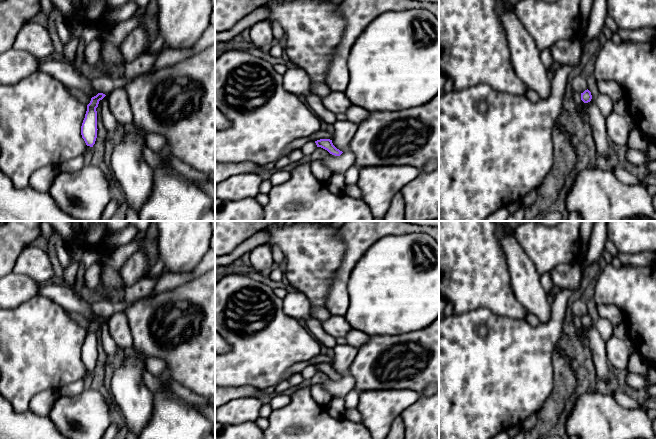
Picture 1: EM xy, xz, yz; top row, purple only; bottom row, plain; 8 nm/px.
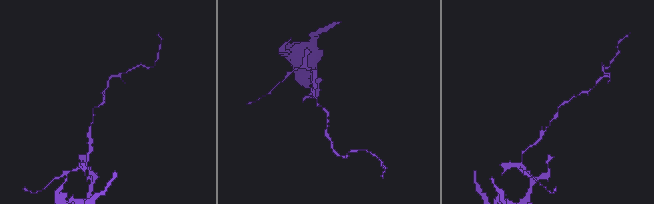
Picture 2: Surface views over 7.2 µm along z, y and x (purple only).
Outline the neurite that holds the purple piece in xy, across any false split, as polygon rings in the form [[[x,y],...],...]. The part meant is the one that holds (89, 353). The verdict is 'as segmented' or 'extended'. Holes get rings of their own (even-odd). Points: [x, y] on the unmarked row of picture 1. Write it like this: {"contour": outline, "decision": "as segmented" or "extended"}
{"contour": [[[98,317],[91,322],[90,327],[87,329],[85,342],[81,350],[81,359],[87,370],[93,371],[97,362],[97,335],[99,325],[106,319]]], "decision": "as segmented"}

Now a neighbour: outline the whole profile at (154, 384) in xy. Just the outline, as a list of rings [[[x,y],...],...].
[[[147,370],[143,372],[143,382],[153,394],[162,389],[162,382],[159,377],[152,375]]]

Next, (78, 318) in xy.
[[[68,311],[69,316],[72,320],[74,320],[76,323],[84,327],[86,330],[90,327],[91,321],[87,320],[84,316],[77,312]]]

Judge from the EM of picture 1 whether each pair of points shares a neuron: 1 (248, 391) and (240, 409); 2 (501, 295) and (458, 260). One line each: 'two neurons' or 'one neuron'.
1: two neurons
2: one neuron

